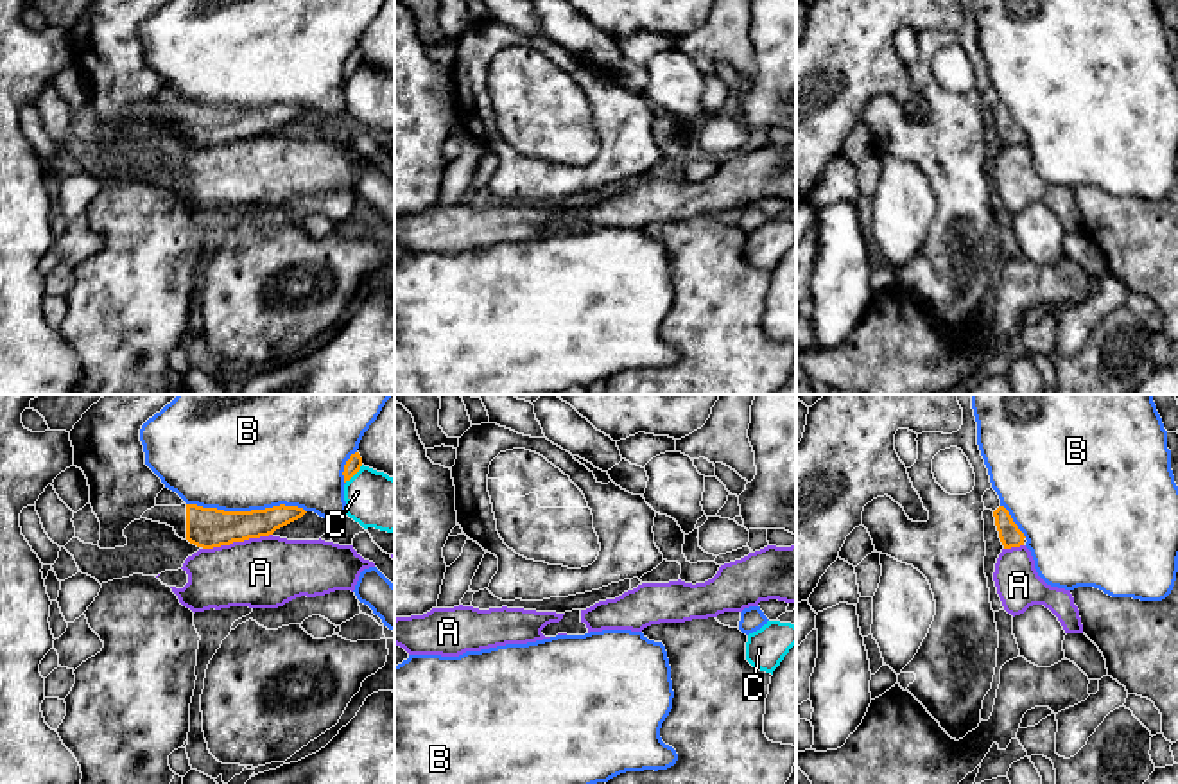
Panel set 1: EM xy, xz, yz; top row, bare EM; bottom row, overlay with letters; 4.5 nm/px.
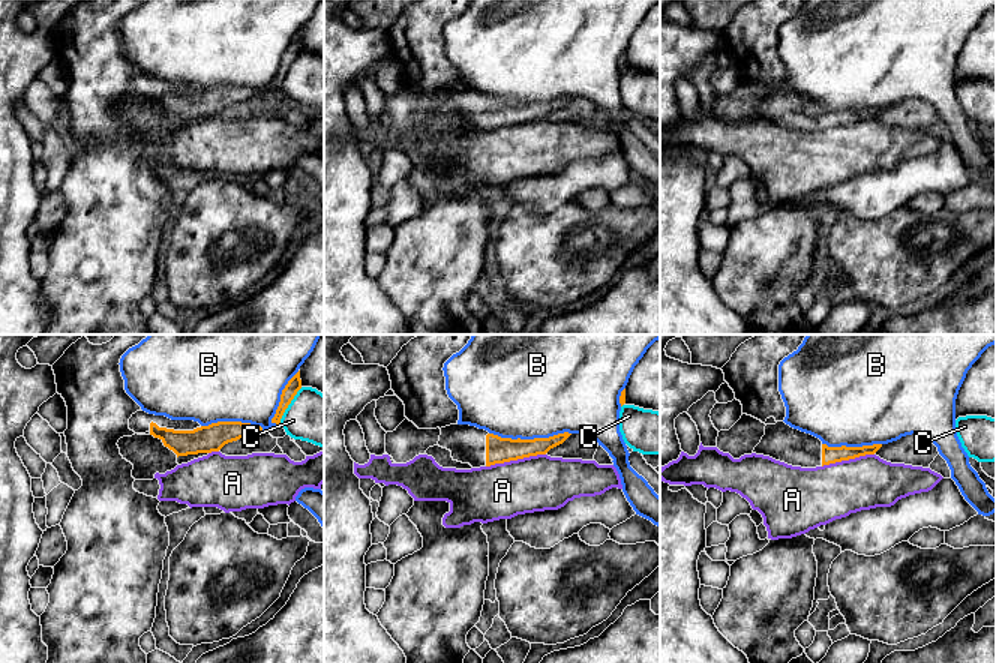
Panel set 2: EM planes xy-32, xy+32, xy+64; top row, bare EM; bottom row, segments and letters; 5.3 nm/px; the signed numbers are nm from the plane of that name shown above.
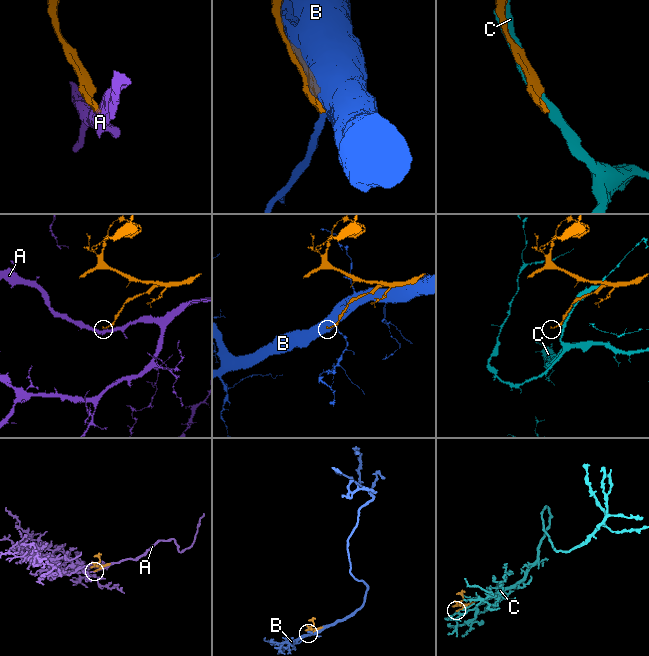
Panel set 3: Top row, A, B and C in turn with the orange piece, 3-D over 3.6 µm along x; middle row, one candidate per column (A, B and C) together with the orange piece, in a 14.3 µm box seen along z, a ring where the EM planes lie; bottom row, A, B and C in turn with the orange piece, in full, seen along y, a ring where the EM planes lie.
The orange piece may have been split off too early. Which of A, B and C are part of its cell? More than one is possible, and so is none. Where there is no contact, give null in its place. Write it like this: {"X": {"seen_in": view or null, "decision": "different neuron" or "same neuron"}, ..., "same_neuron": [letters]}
{"A": {"seen_in": "xy", "decision": "different neuron"}, "B": {"seen_in": "xy", "decision": "different neuron"}, "C": {"seen_in": "xy", "decision": "different neuron"}, "same_neuron": []}

